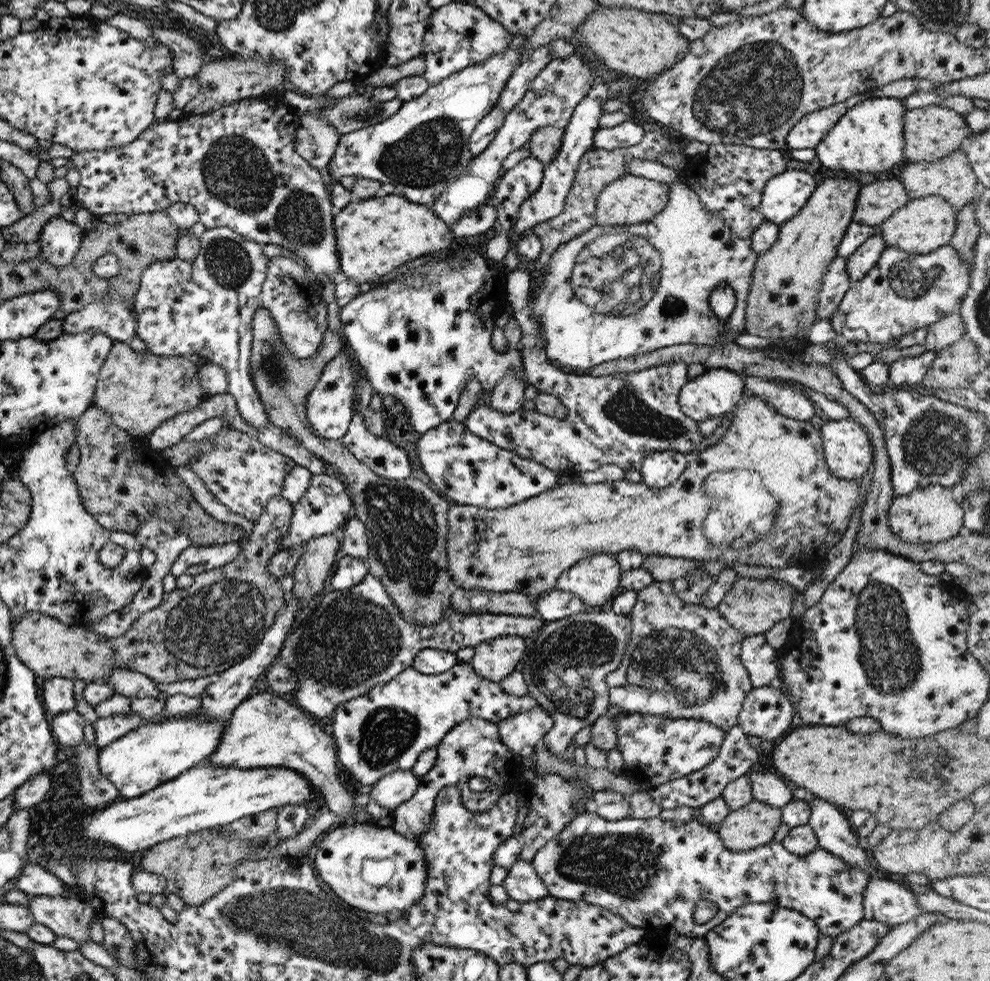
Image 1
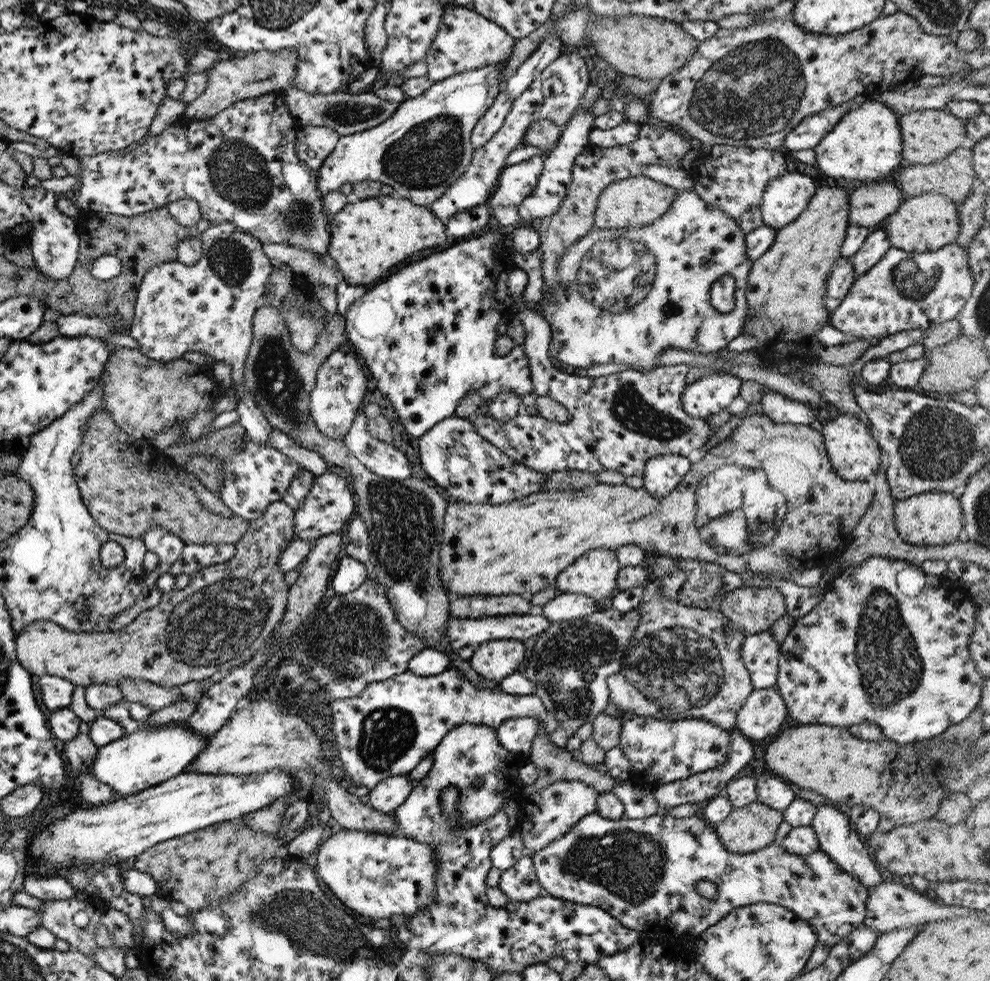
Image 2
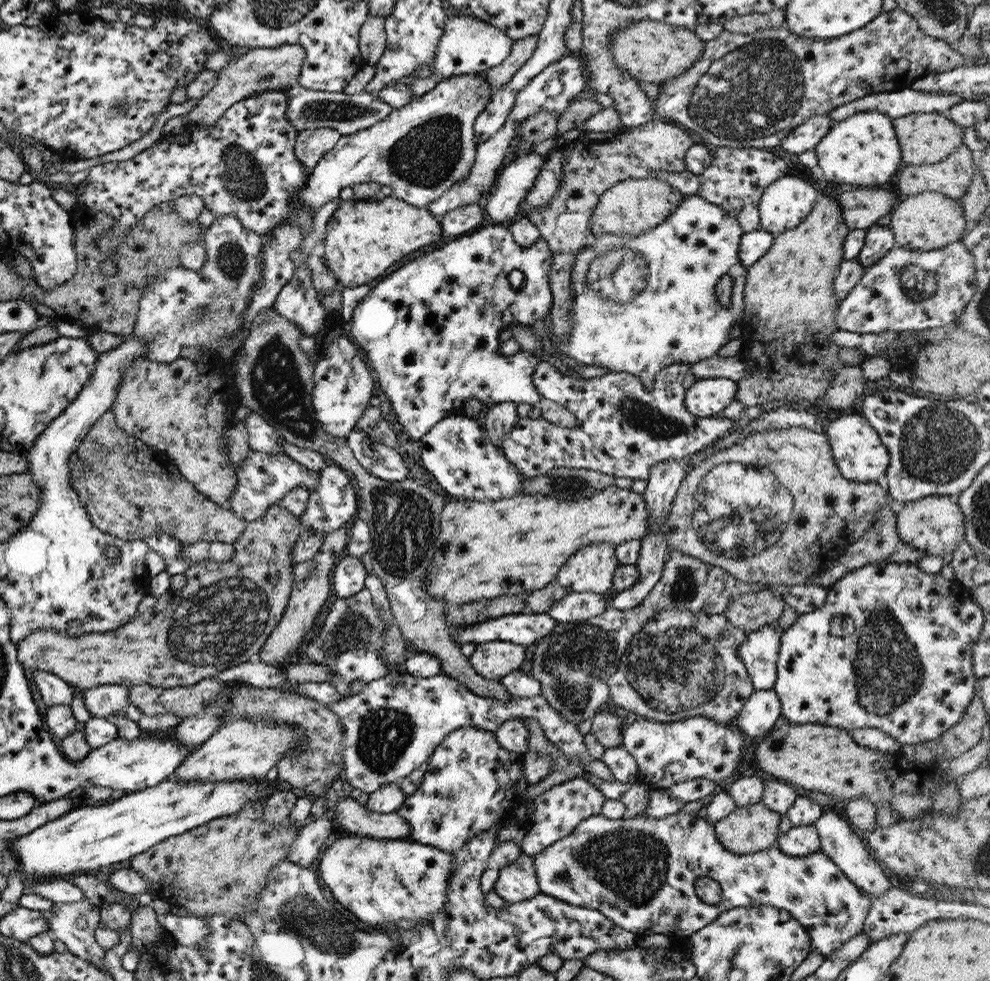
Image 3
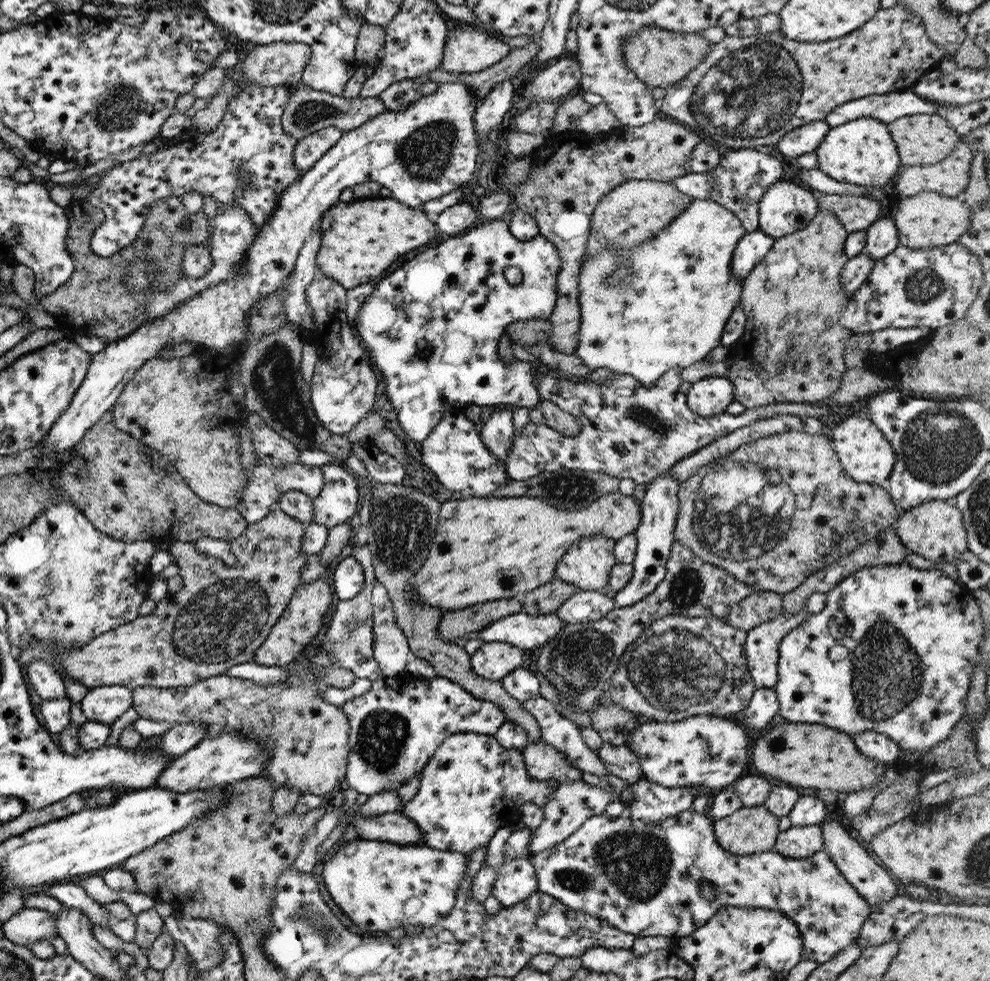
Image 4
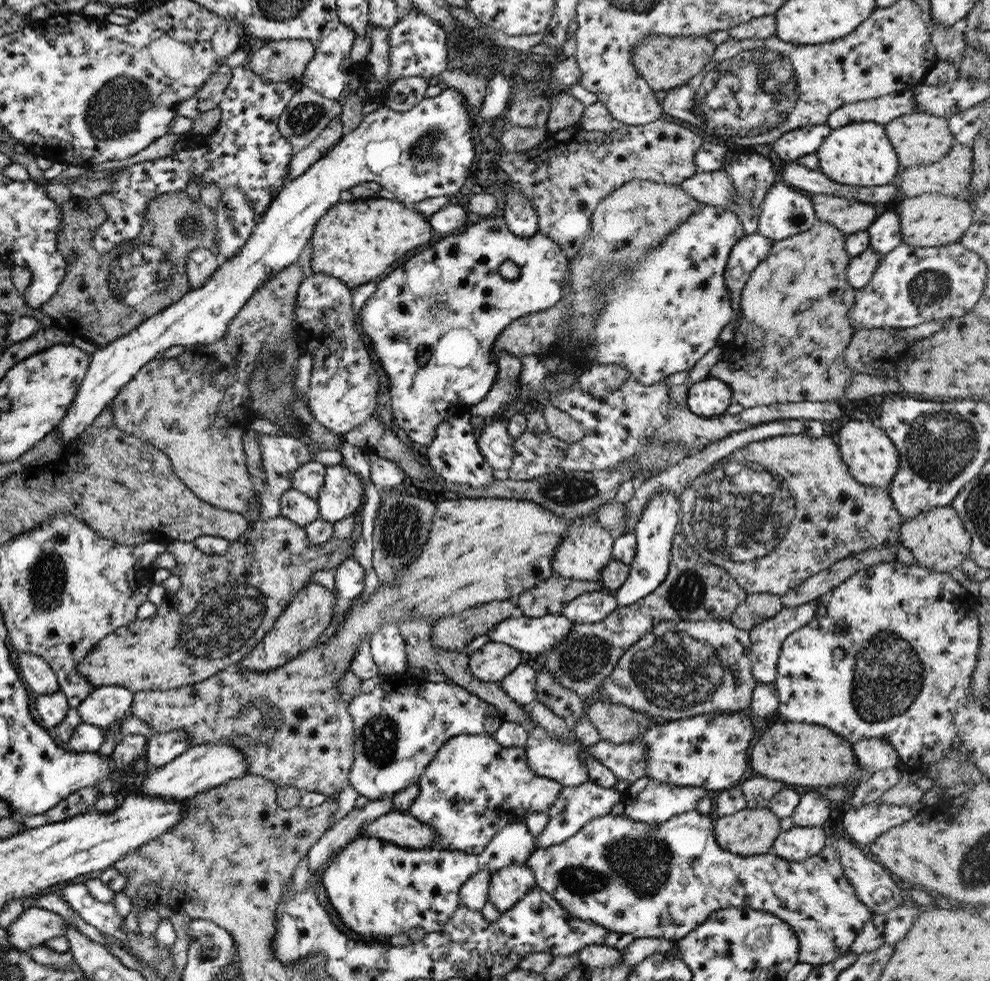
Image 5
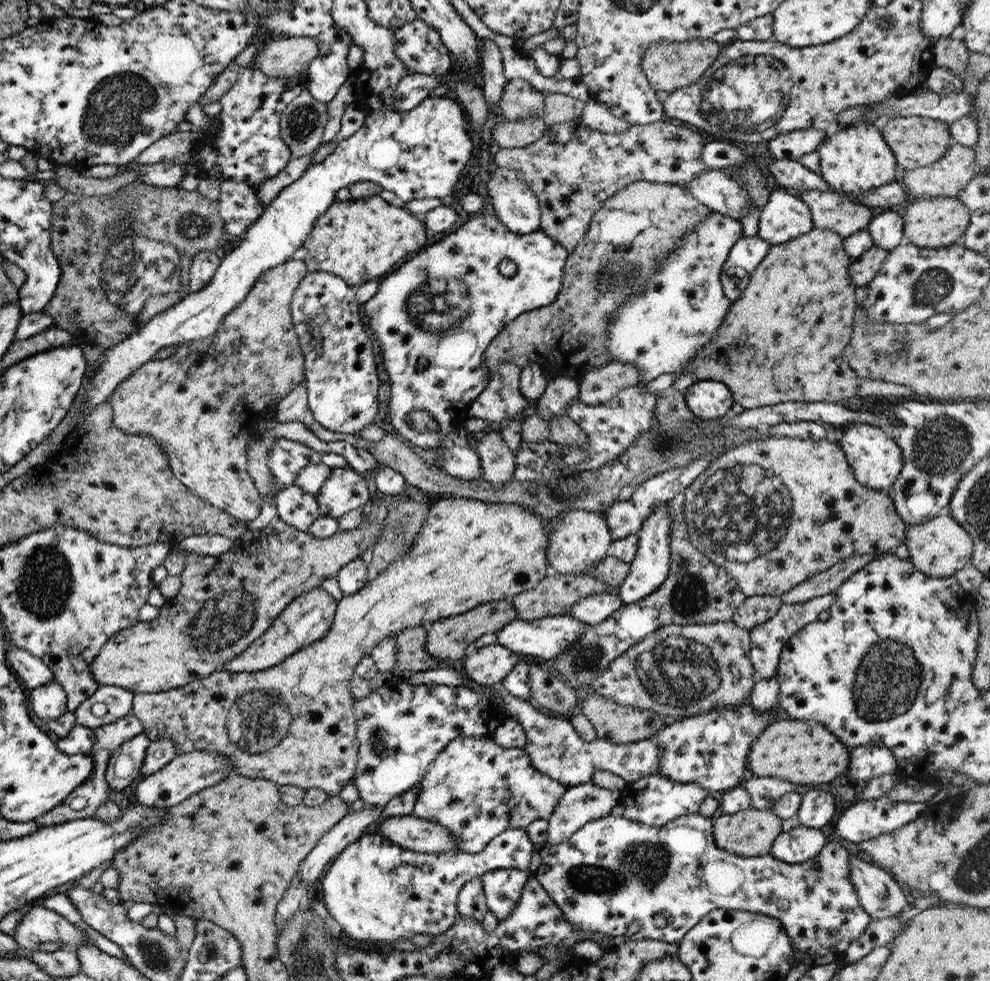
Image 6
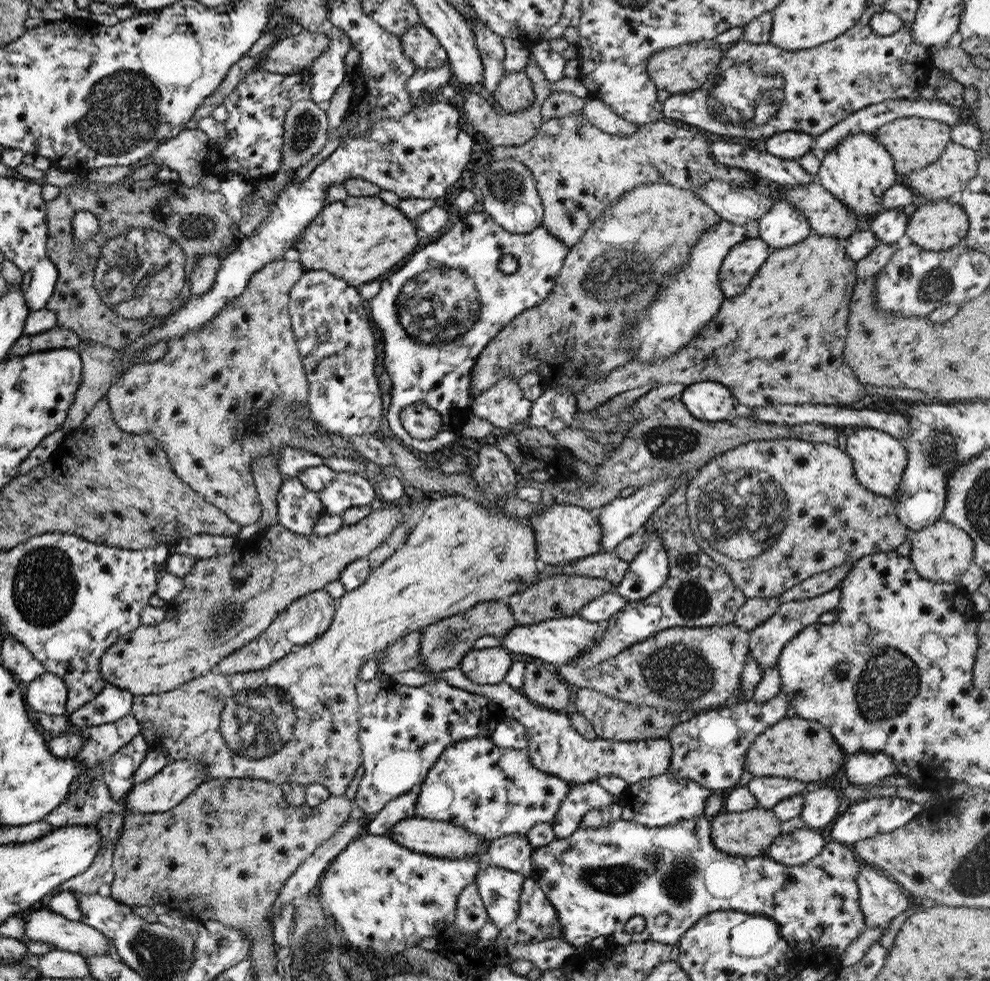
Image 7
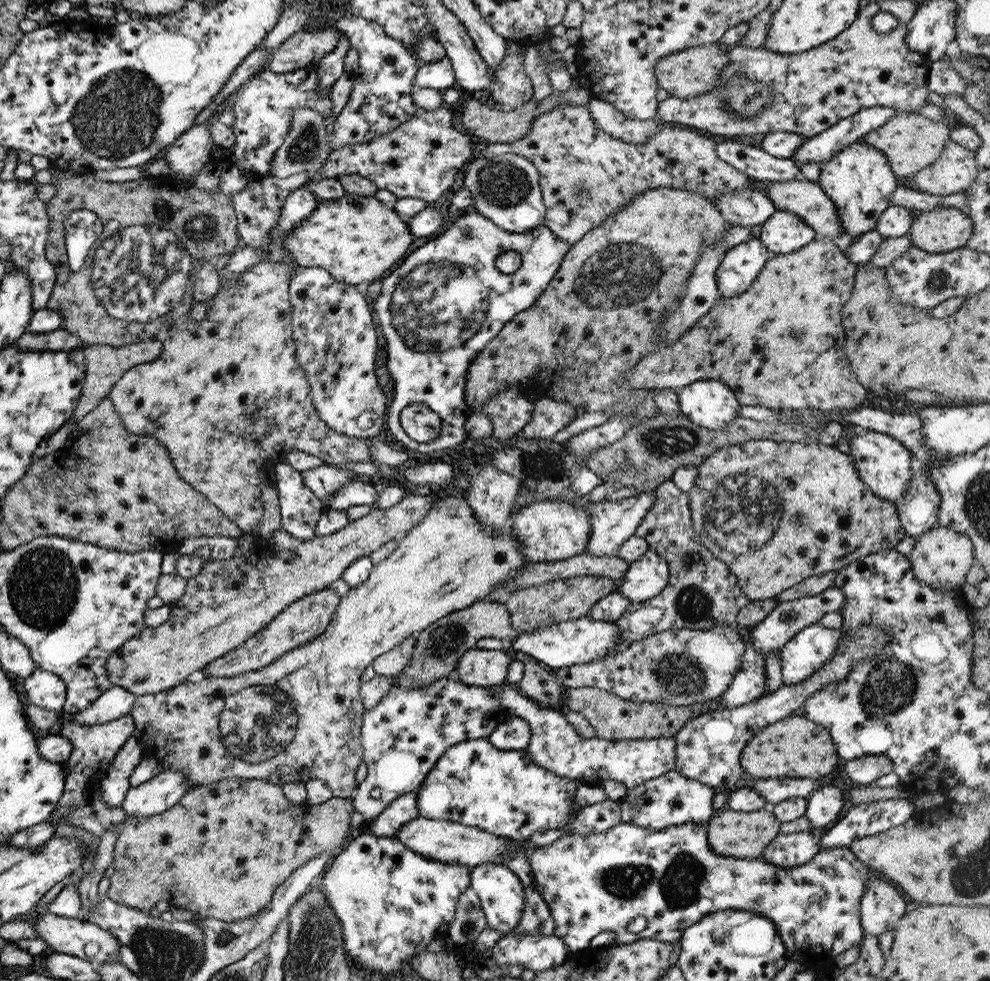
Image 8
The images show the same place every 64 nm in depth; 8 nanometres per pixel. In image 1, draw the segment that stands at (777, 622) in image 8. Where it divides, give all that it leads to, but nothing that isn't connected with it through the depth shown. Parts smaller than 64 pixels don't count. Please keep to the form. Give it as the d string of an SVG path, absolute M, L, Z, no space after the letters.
M762 634L744 637L740 644L739 658L752 688L775 684L779 661L775 659L775 649L767 644Z

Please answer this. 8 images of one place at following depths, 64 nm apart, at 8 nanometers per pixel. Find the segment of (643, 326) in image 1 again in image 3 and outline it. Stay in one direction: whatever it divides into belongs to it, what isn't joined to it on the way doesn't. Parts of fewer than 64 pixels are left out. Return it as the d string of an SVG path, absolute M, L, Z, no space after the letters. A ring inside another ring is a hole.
M695 194L684 195L665 221L635 237L617 237L611 233L592 237L591 234L588 244L577 249L575 261L571 263L570 290L573 299L569 303L571 311L567 311L567 318L573 325L565 341L554 342L550 339L549 346L553 354L559 358L571 358L583 366L605 366L611 373L637 375L644 383L650 383L657 371L671 363L692 365L698 360L715 355L723 344L731 340L729 336L733 326L737 326L743 318L742 293L746 270L739 263L737 255L743 233L733 214ZM723 275L733 279L729 298L731 304L727 308L723 308L714 296L715 283Z

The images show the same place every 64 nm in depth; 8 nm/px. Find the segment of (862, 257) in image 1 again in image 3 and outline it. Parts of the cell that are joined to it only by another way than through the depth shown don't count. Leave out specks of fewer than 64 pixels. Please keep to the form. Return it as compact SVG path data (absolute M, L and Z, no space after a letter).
M880 221L866 229L864 243L857 253L857 262L863 266L871 266L889 249L895 246L892 230L885 221Z

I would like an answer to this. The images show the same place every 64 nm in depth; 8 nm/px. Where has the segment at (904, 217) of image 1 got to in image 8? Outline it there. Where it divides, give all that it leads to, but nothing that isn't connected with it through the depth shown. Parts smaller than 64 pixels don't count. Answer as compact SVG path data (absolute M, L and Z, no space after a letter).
M955 207L919 211L907 232L911 243L928 253L944 253L965 246L973 233L967 213Z

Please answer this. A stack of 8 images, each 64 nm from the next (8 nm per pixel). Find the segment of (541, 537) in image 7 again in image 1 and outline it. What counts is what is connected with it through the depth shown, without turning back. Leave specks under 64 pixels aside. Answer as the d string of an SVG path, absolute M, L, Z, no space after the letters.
M589 556L561 572L555 582L555 588L573 594L585 606L601 606L620 587L620 574L621 569L613 556Z

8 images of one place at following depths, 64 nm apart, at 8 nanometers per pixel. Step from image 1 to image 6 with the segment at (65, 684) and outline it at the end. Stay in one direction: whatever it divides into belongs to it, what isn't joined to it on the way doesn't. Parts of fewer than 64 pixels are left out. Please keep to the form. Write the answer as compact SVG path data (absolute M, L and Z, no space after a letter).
M7 642L5 646L5 663L10 666L29 690L54 680L51 670L45 666L41 659L13 646L11 642Z

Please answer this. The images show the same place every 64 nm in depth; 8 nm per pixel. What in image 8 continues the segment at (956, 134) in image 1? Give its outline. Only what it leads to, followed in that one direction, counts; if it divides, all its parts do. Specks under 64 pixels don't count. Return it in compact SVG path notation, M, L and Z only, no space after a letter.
M915 112L899 113L879 125L875 130L863 134L859 142L865 142L877 148L889 163L889 170L900 179L906 182L905 176L911 176L918 170L929 166L941 153L944 145L950 141L950 129L952 123L931 120Z

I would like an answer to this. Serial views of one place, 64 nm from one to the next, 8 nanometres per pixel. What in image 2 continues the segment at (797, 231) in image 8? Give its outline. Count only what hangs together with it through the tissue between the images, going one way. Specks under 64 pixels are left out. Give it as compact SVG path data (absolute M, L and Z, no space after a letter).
M785 172L767 182L760 198L761 222L775 230L797 219L815 193L813 180L803 172Z

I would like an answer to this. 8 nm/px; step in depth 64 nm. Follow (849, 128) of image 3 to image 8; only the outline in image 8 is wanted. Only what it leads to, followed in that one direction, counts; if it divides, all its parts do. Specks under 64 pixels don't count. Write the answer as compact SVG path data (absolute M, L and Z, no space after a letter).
M859 140L851 142L820 165L817 184L837 207L843 234L835 242L840 246L841 252L845 252L857 235L875 228L877 219L889 206L889 197L899 183L900 179L889 170L887 157L877 148Z

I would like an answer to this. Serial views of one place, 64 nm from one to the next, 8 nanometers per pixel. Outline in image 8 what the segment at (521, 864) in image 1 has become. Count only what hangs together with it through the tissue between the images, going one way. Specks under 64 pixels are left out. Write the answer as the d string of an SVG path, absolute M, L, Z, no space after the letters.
M504 864L475 865L470 869L469 887L475 891L483 911L487 927L505 935L517 925L523 913L523 887L519 877L515 876Z

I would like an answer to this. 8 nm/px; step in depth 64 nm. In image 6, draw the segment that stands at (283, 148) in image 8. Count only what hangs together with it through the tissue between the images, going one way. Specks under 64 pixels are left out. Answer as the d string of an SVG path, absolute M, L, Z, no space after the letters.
M301 91L281 111L279 132L281 141L290 149L290 159L315 151L328 118L327 105Z

